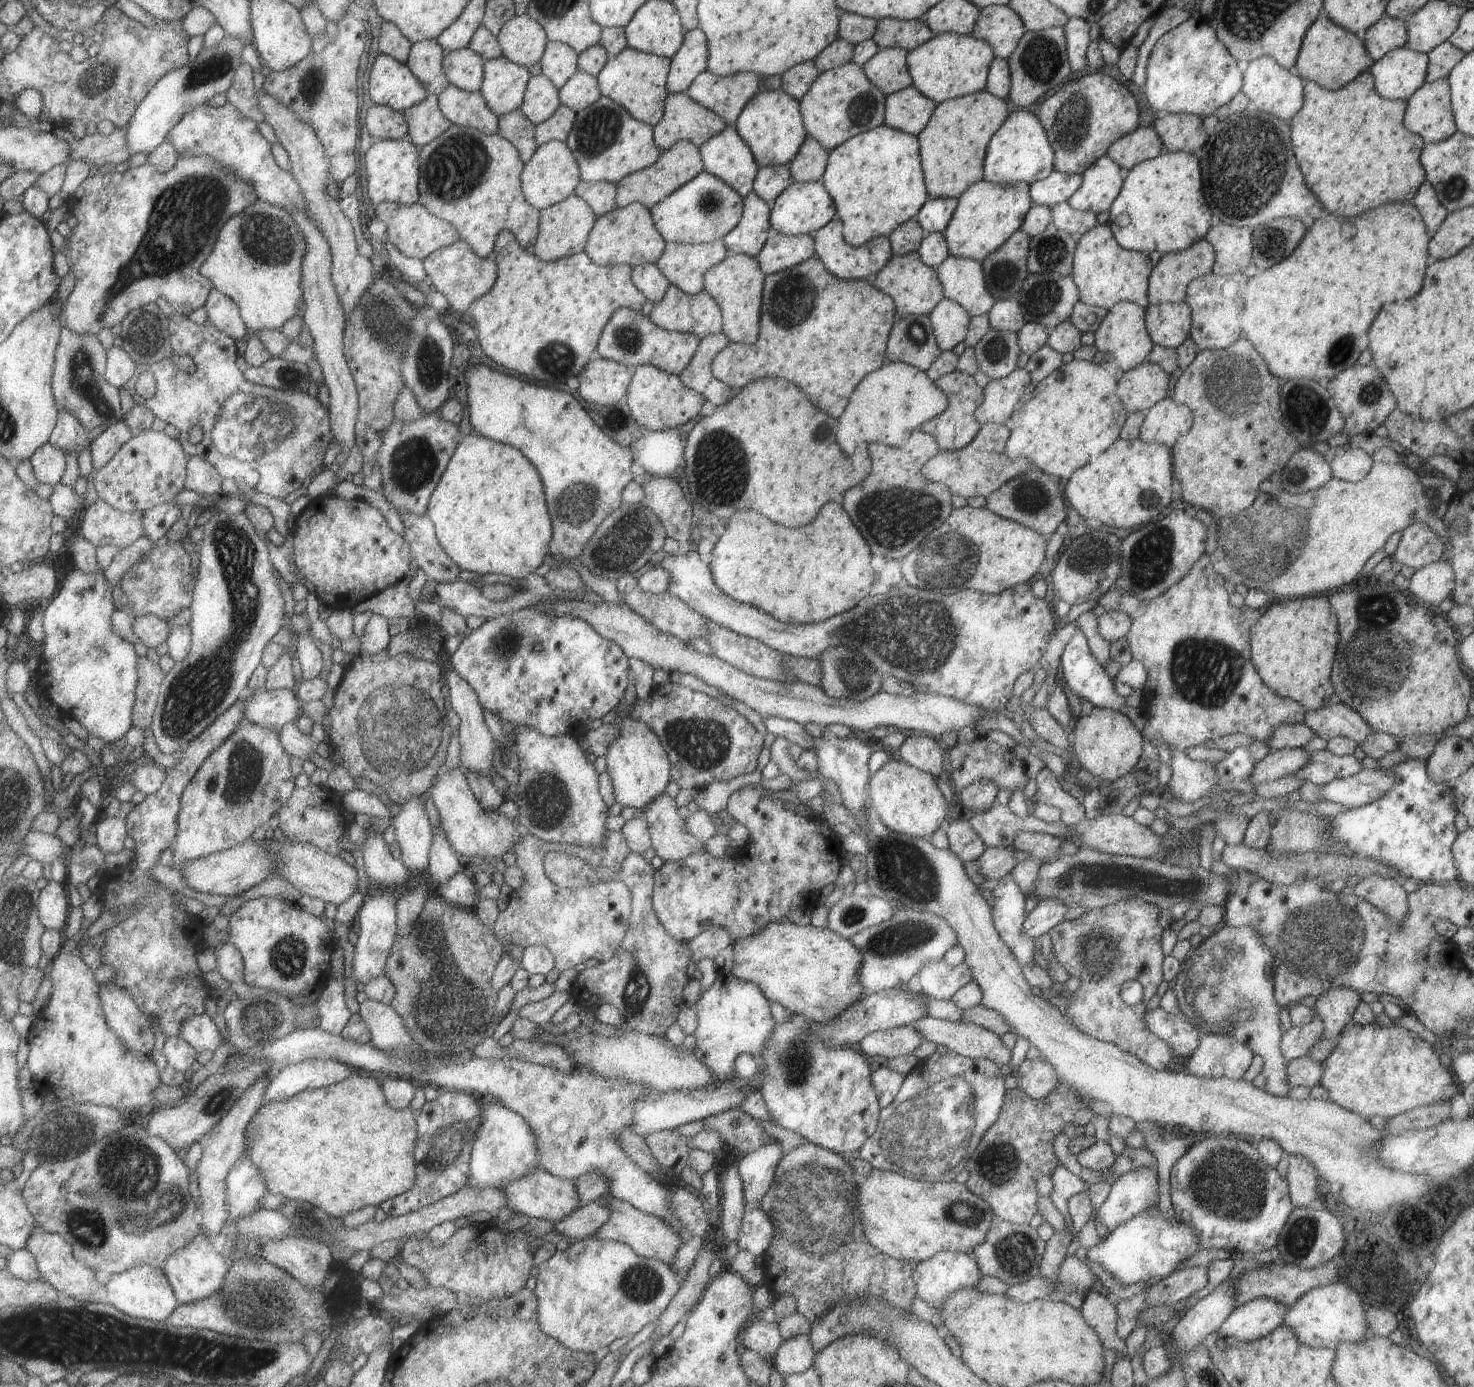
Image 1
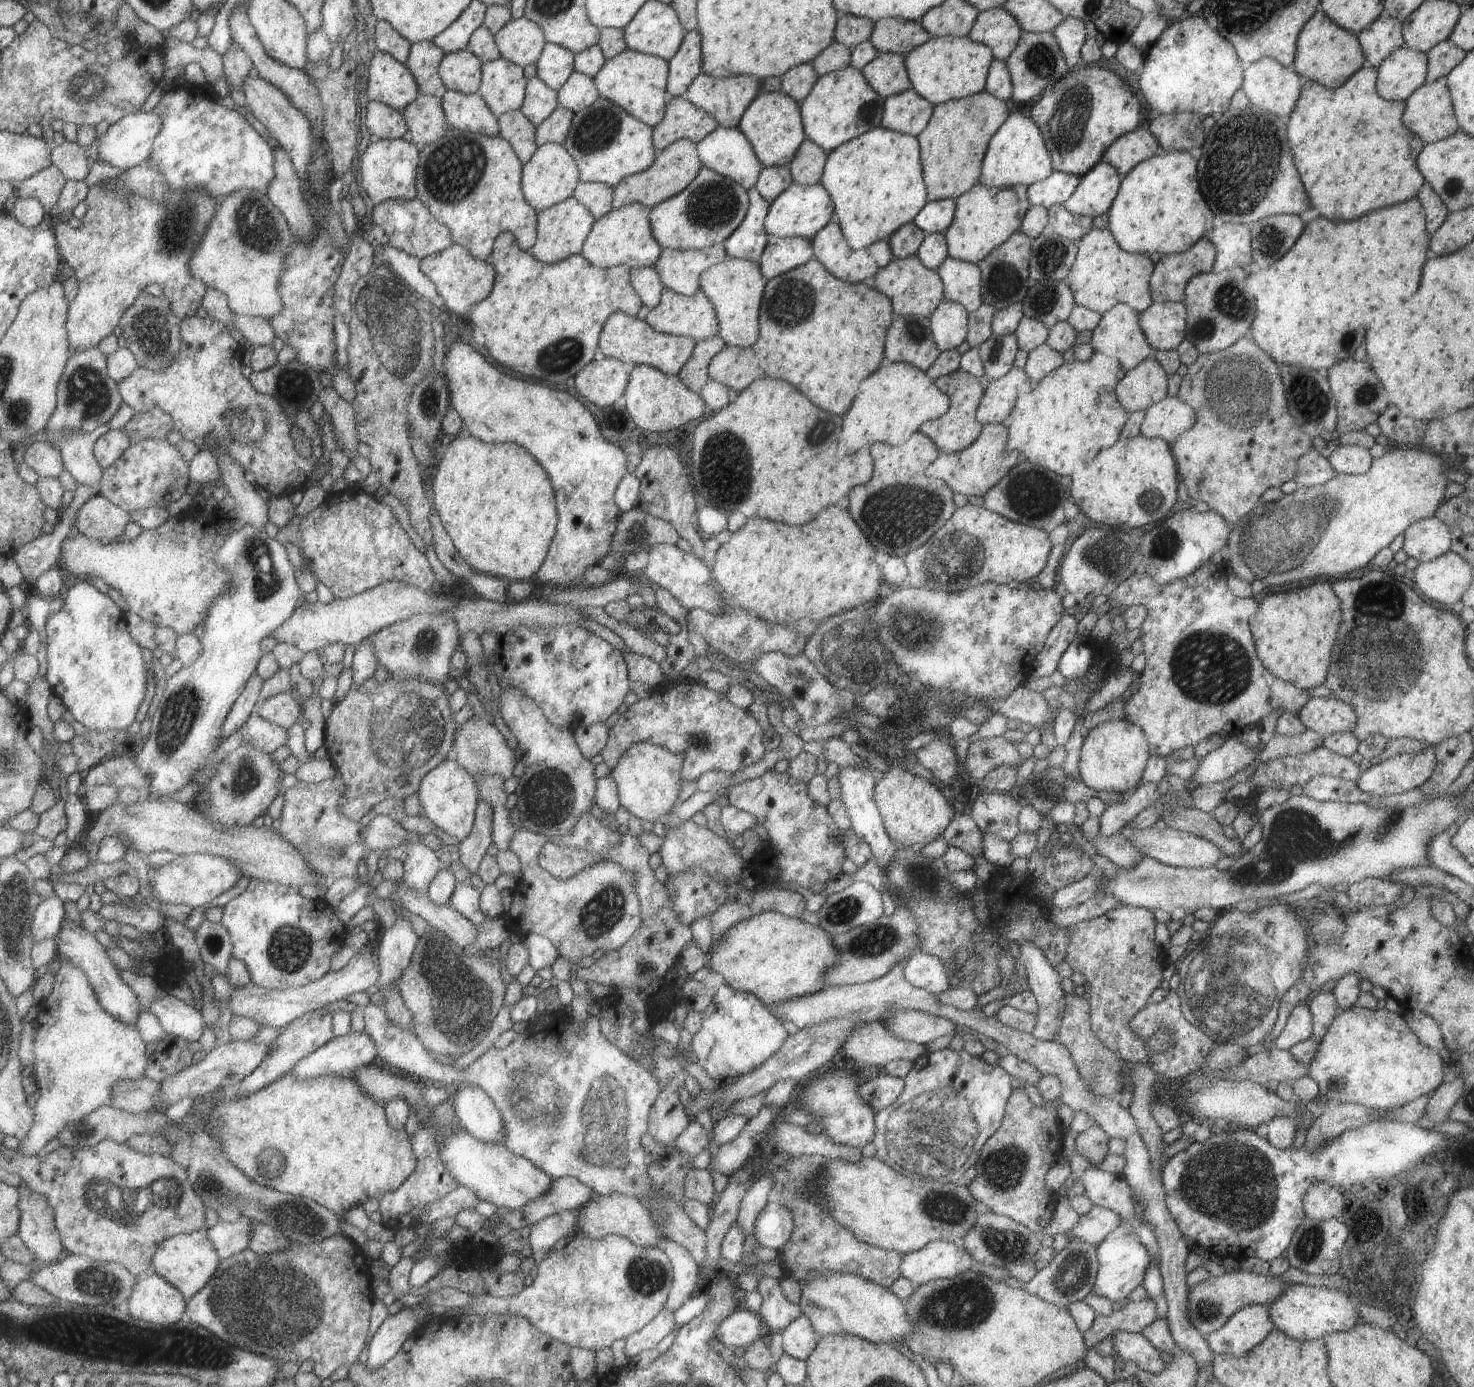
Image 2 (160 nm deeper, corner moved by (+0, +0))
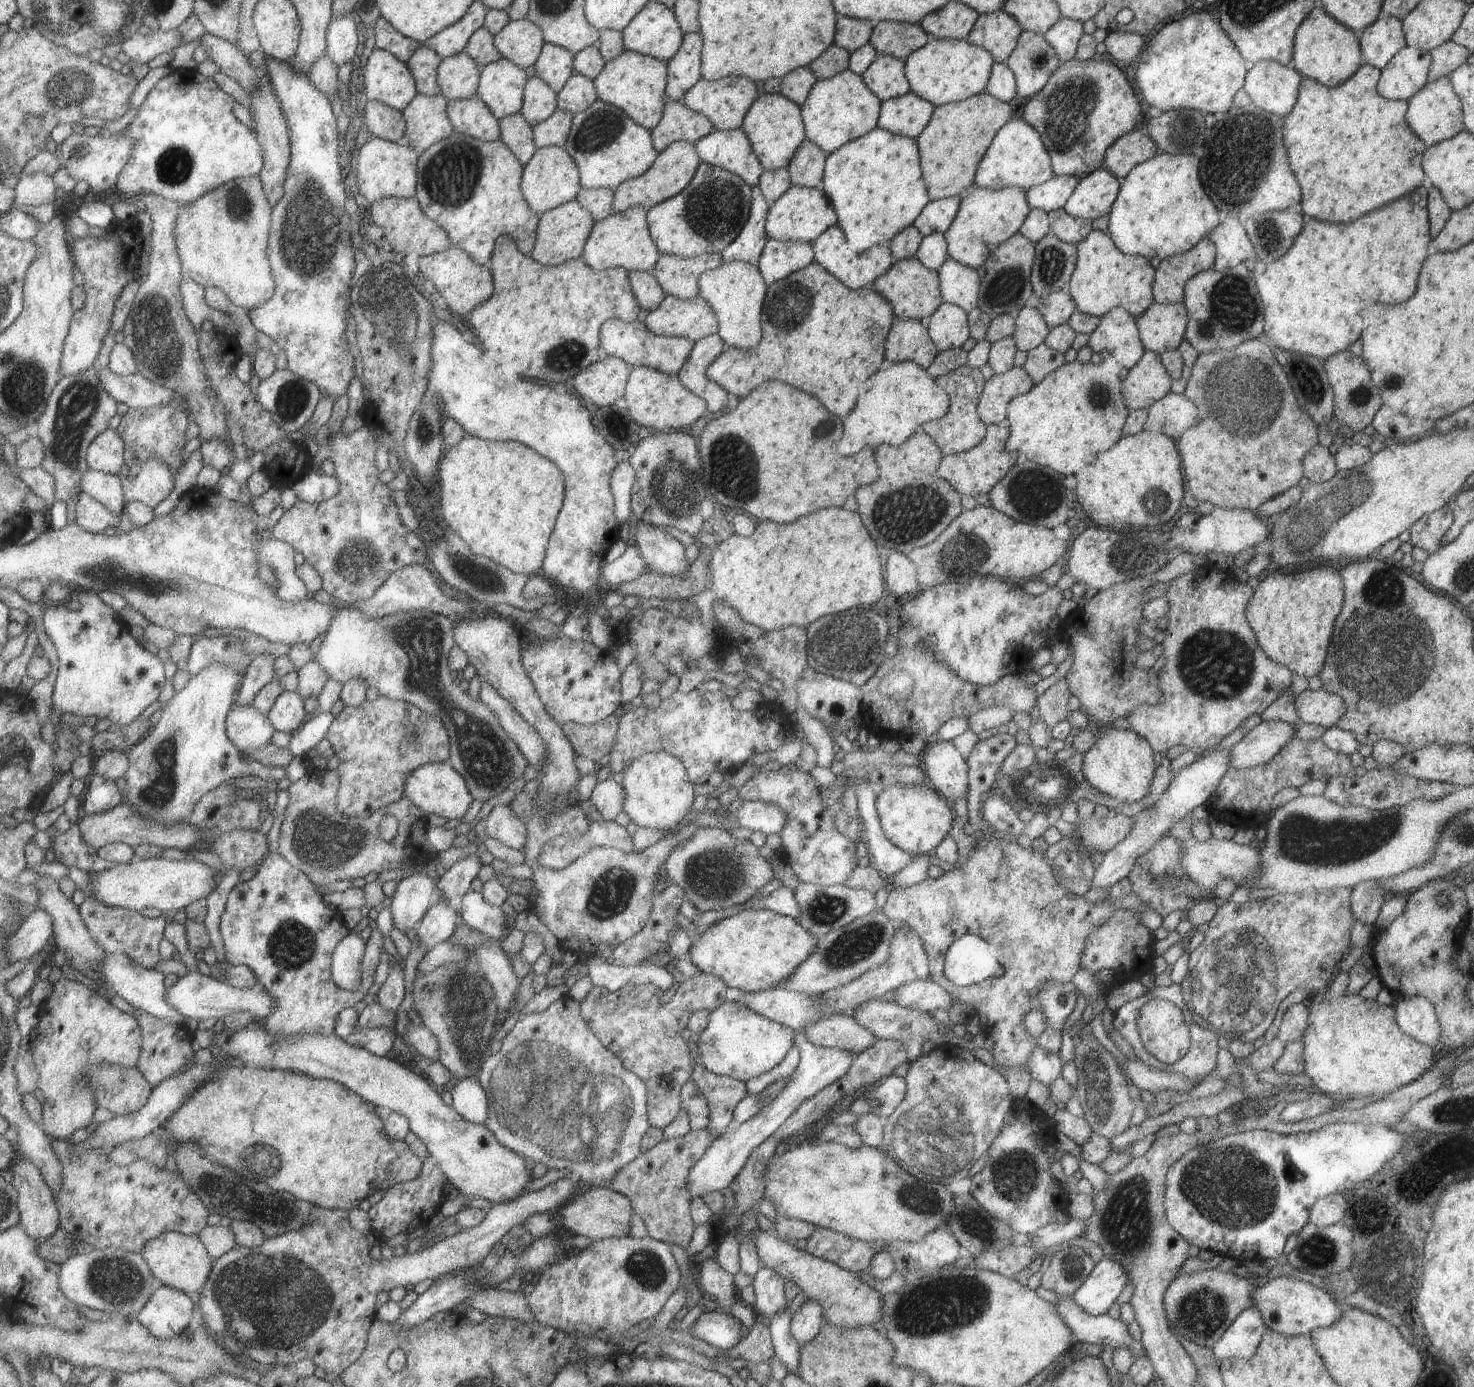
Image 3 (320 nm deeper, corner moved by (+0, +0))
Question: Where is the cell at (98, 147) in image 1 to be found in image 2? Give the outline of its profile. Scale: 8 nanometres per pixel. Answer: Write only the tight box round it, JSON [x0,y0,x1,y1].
[51,141,93,181]

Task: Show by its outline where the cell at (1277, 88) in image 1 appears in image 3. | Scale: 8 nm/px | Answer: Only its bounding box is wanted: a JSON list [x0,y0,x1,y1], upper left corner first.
[1242,59,1302,117]

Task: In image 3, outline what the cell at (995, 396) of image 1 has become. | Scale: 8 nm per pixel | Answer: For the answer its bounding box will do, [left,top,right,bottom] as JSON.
[976,365,1034,425]

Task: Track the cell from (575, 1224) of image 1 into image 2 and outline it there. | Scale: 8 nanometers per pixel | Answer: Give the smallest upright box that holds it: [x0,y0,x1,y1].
[528,1210,578,1264]

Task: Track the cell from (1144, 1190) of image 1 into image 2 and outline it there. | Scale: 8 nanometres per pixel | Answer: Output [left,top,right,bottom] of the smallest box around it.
[1065,1205,1120,1246]

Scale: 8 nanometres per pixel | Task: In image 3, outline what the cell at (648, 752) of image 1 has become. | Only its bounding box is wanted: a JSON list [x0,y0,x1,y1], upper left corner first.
[622,752,693,830]

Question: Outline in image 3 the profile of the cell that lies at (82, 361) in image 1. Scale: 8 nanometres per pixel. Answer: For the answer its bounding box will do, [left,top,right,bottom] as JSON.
[36,366,116,502]

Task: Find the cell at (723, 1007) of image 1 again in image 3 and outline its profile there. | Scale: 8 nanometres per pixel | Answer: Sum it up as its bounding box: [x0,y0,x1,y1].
[693,1001,795,1083]

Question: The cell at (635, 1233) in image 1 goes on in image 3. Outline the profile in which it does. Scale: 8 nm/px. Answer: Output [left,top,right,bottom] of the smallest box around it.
[561,1188,633,1241]

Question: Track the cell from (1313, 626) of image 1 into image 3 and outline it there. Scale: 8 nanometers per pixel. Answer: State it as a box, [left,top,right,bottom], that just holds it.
[1245,564,1343,679]

